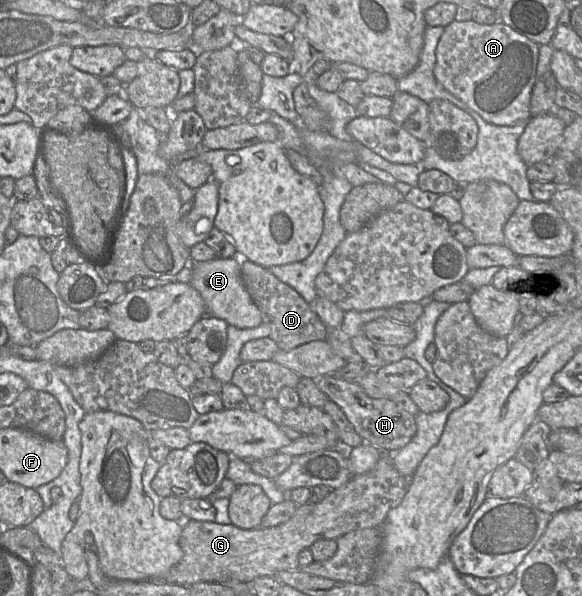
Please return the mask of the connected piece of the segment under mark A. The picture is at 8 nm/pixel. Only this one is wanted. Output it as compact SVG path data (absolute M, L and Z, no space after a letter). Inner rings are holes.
M454 20L444 27L436 46L434 77L486 122L515 125L531 118L530 101L537 80L539 46L501 21L486 25L473 20Z

